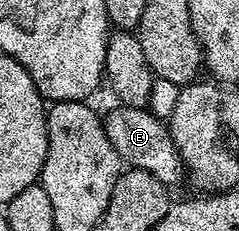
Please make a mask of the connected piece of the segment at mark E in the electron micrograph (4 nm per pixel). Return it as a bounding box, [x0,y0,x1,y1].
[103,108,187,187]

